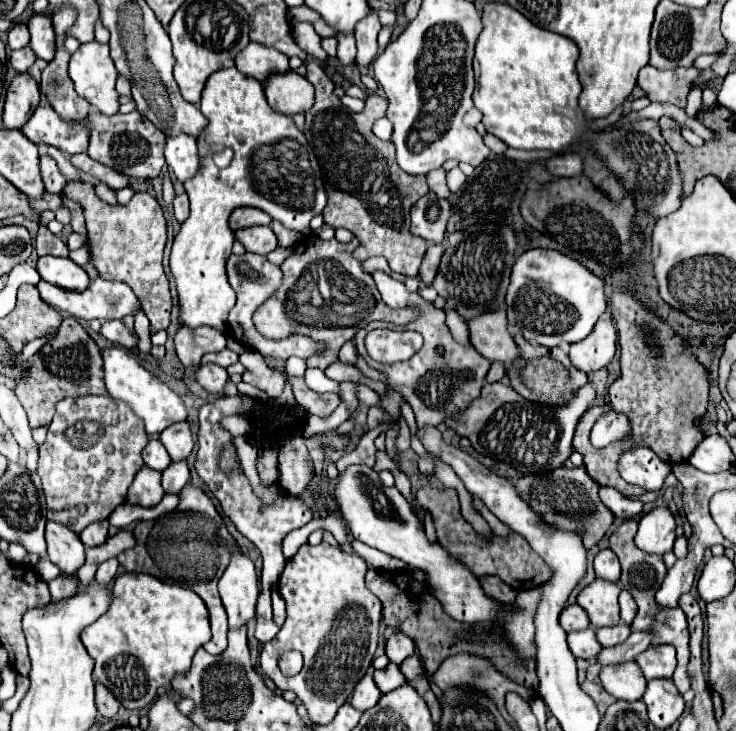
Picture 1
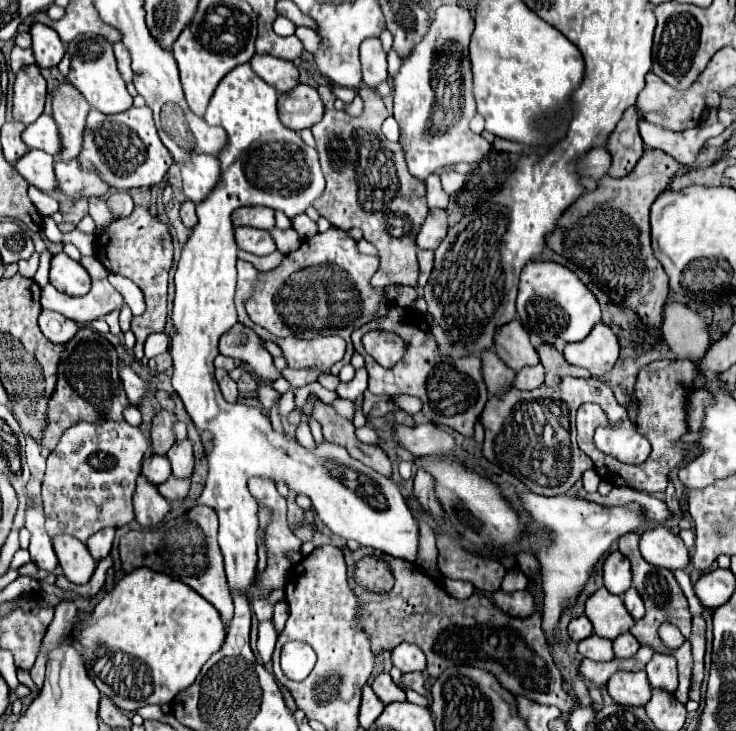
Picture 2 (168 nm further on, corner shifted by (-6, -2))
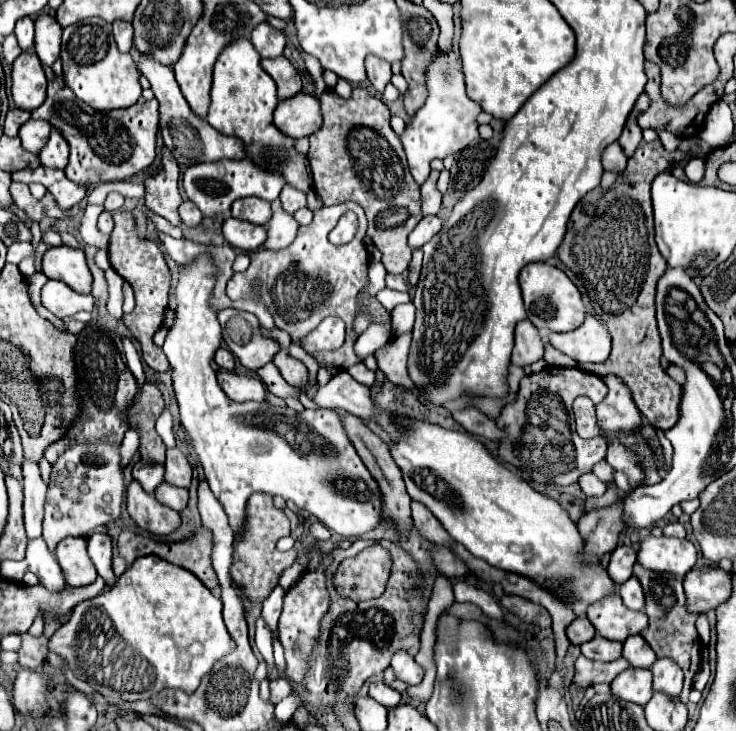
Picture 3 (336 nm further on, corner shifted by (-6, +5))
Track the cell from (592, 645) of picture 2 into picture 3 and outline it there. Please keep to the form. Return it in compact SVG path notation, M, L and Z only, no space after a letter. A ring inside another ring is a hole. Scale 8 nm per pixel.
M595 636L589 642L581 644L581 654L587 656L589 660L601 660L601 662L611 662L621 656L621 642L615 640L605 640L603 636Z

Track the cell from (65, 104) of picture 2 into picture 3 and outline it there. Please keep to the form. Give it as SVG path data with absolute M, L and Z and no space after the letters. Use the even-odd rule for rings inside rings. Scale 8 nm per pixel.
M53 128L47 146L39 152L41 166L65 168L67 166L67 156L69 156L69 148L67 148L67 142L63 140L63 134L55 132L55 128Z

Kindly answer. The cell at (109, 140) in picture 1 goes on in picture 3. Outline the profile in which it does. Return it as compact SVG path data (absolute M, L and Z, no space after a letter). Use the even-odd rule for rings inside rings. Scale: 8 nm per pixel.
M61 78L49 82L47 98L43 106L31 112L31 118L45 118L53 128L57 128L65 140L69 142L71 154L65 174L69 180L77 184L95 186L101 182L127 180L155 162L157 156L157 130L159 130L159 114L157 100L149 100L143 104L133 104L121 110L99 112L89 104L83 104Z

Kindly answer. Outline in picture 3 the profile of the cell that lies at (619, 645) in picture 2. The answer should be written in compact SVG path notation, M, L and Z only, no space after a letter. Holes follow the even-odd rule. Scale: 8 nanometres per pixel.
M635 634L623 642L623 658L627 658L635 668L649 668L657 656L651 652L651 646L639 634Z

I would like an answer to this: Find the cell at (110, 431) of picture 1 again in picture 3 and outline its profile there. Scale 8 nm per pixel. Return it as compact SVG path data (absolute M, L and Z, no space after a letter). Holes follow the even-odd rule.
M103 436L99 442L77 442L63 454L59 454L51 468L51 482L45 500L43 538L49 550L55 550L57 542L65 536L87 536L99 526L121 516L125 506L125 480L119 446L111 446Z

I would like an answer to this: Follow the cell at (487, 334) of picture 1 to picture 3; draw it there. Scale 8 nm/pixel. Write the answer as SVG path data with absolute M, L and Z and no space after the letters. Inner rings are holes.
M521 320L515 326L515 348L511 356L511 364L527 366L543 358L543 344L537 328L529 320Z

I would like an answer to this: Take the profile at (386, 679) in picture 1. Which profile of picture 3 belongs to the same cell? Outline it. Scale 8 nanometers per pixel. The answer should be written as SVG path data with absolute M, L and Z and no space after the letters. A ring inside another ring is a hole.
M377 680L377 682L371 682L371 688L369 688L369 696L375 698L379 704L383 704L385 708L395 708L399 702L401 702L401 694L397 690L393 690L391 686L383 684L383 680Z

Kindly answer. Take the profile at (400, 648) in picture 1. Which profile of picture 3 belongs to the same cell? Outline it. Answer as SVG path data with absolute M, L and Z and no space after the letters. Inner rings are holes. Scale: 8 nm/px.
M403 650L395 652L395 656L391 658L391 668L395 670L395 676L407 684L419 684L423 680L425 670L415 662L415 658Z

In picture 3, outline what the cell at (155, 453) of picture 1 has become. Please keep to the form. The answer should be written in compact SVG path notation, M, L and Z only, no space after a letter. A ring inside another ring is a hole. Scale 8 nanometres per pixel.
M139 460L135 466L133 466L133 478L143 486L145 492L153 494L155 488L163 482L163 472L165 472L165 466L163 464L155 464L151 460Z

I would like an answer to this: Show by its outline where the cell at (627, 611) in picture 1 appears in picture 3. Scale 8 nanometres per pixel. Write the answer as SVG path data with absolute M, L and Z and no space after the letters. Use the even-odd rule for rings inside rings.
M631 576L625 584L619 586L619 594L623 598L623 604L631 610L643 610L645 606L645 594L643 588L639 584L639 580L635 576Z

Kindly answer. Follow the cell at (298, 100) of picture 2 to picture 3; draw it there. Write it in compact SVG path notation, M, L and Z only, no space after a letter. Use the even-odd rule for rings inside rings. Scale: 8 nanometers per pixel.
M299 92L291 100L281 100L275 110L275 126L291 138L311 136L321 128L321 104L315 96Z

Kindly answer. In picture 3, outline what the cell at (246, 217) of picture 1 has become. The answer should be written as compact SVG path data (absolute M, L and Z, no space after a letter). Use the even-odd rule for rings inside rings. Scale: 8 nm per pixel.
M239 198L231 206L231 216L265 226L271 218L271 204L261 198Z

